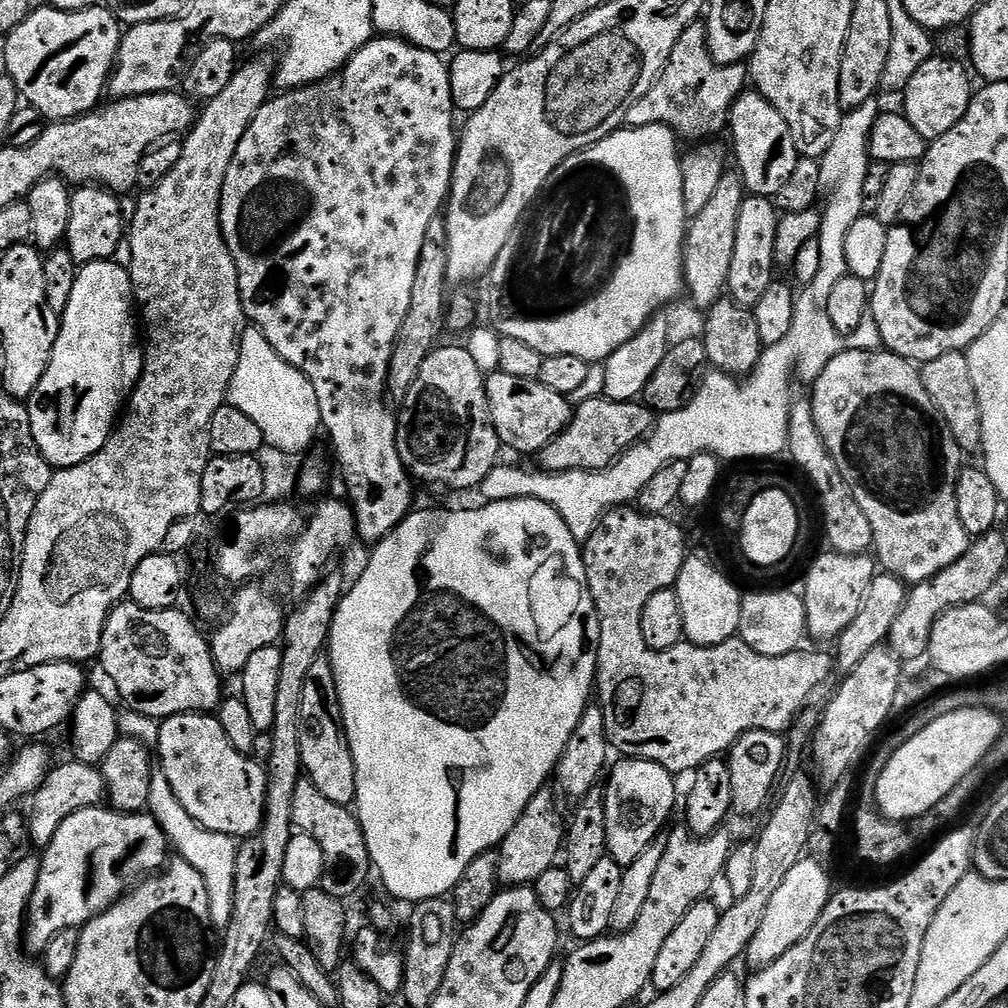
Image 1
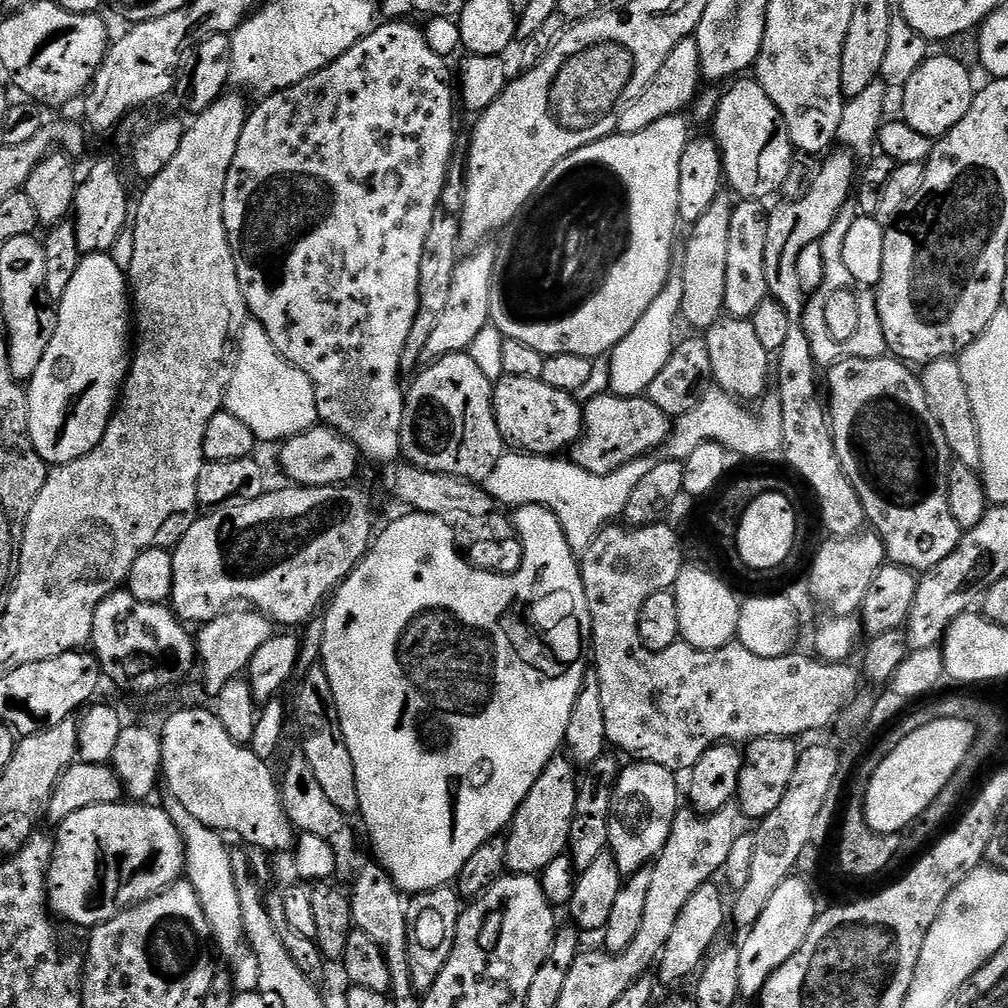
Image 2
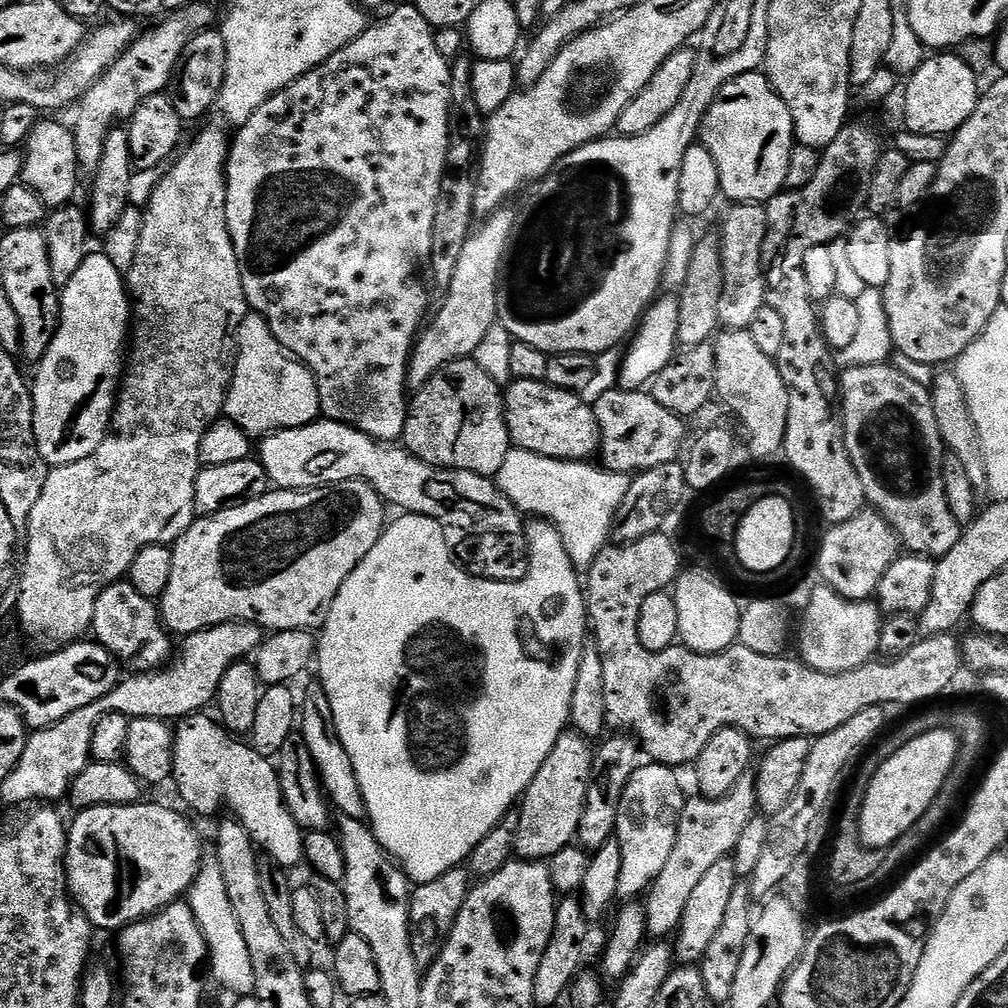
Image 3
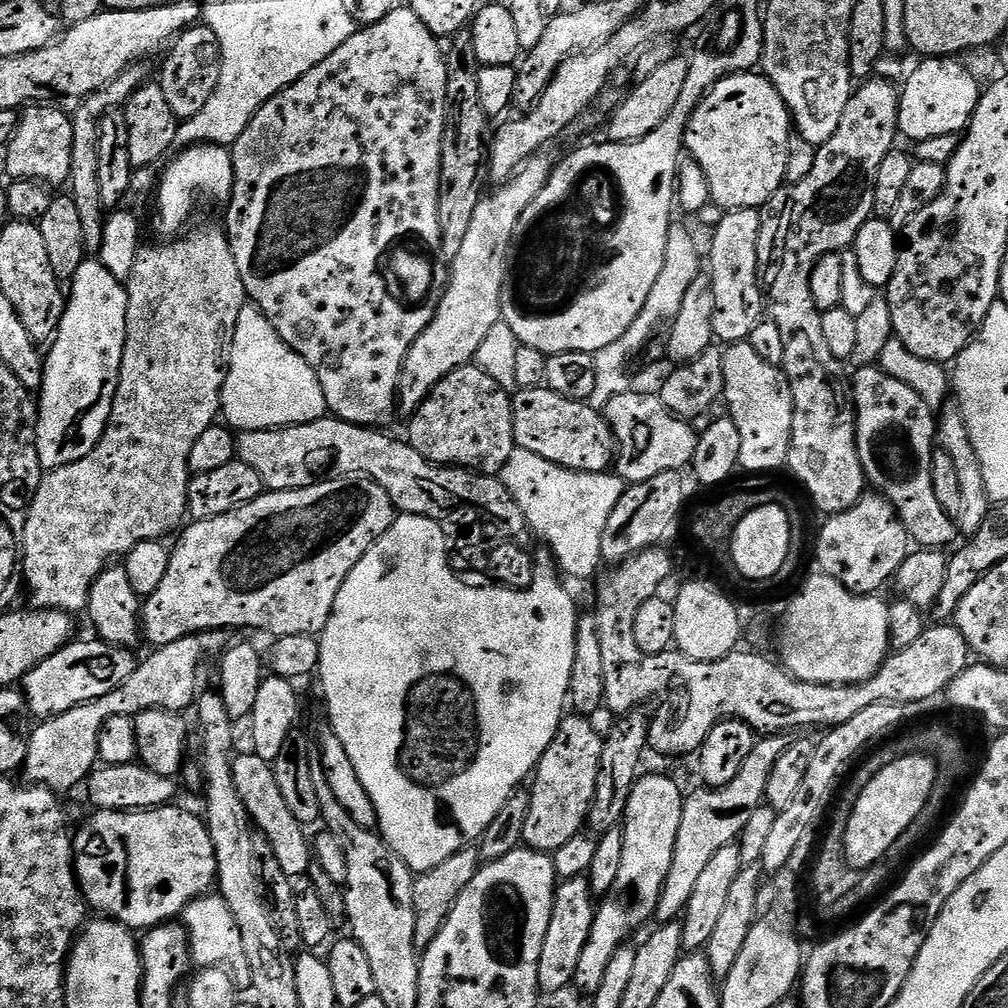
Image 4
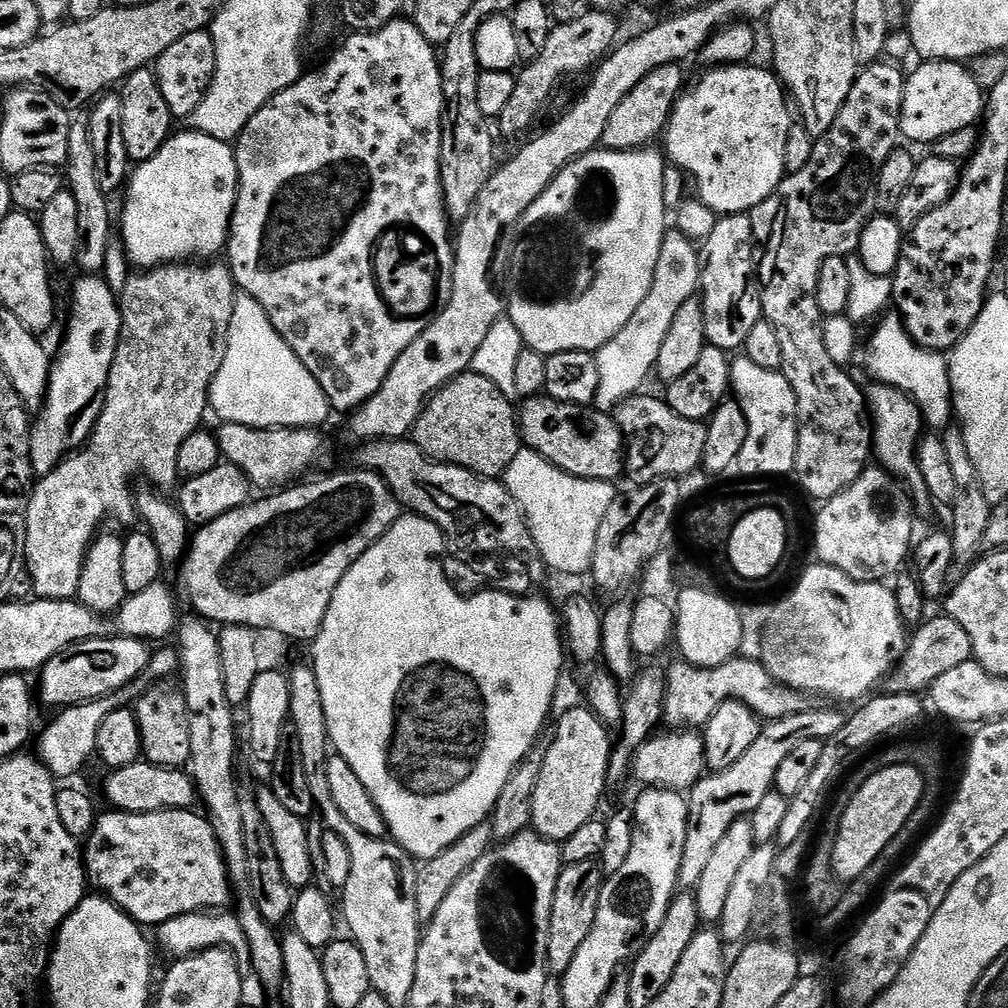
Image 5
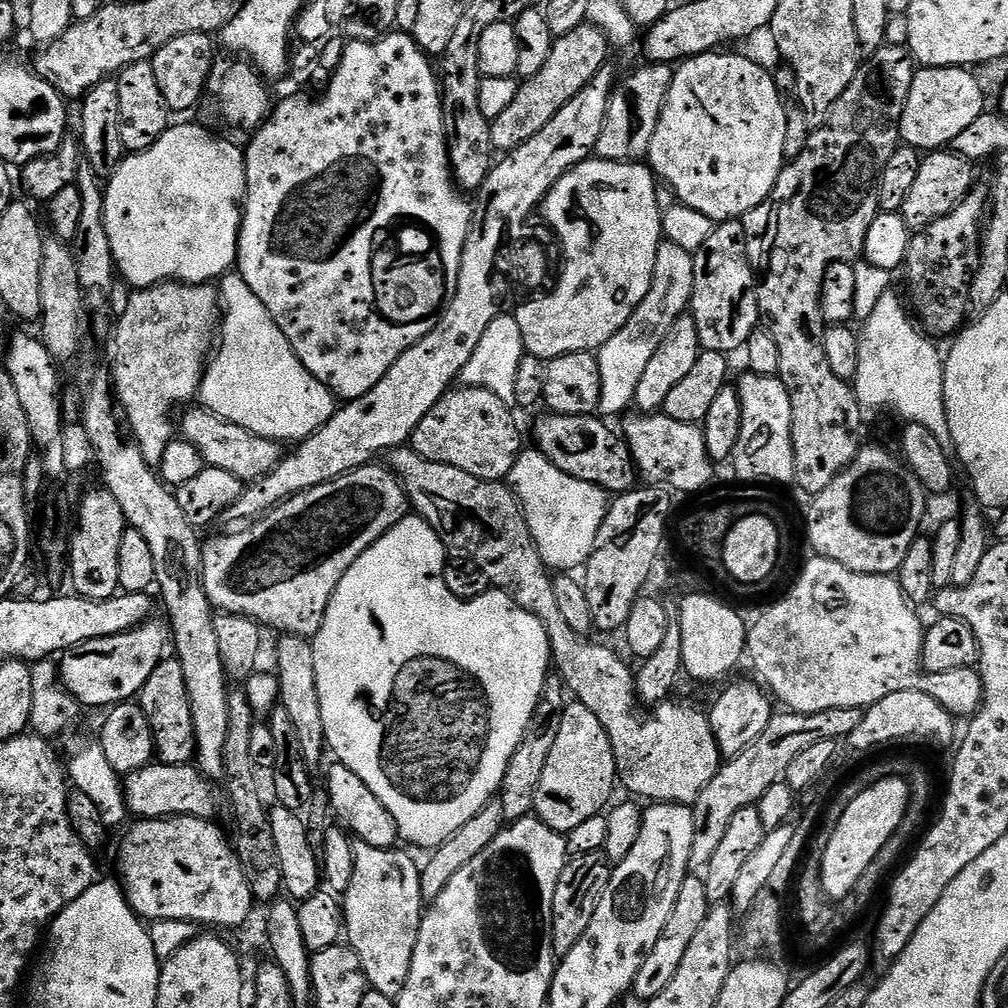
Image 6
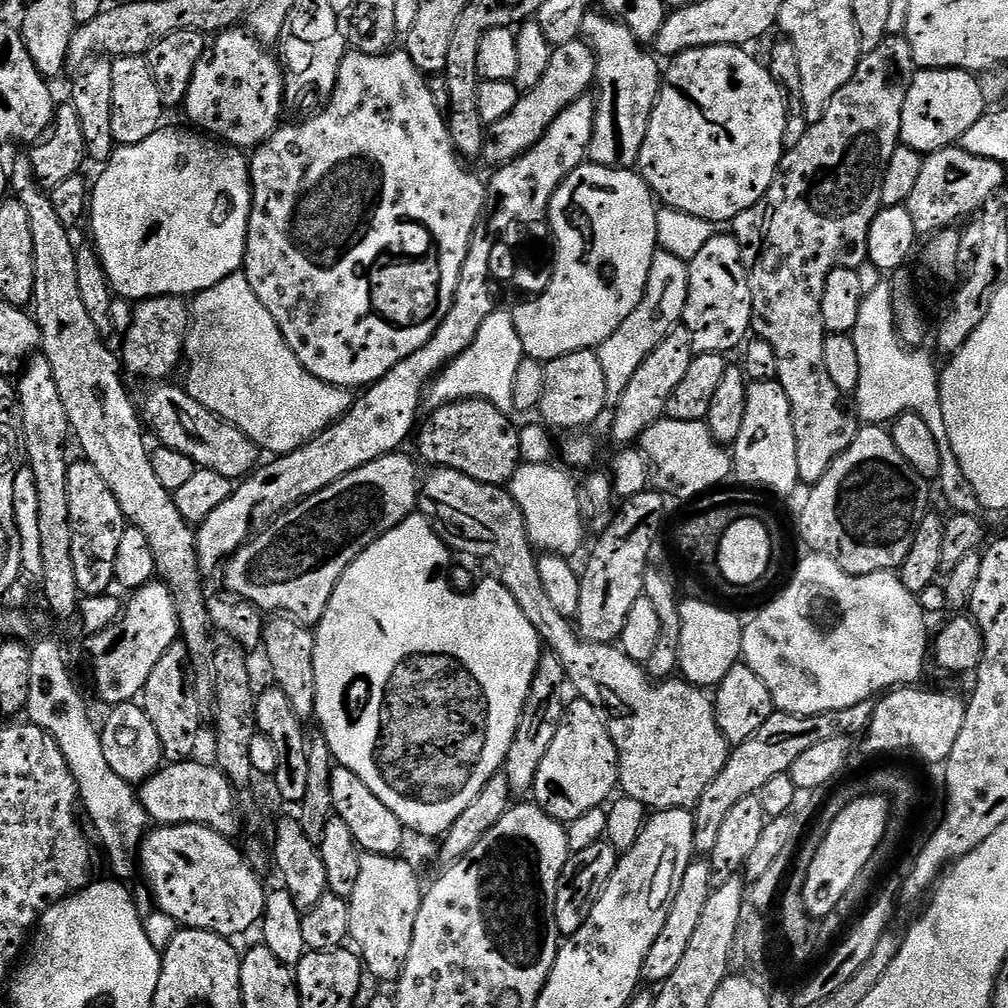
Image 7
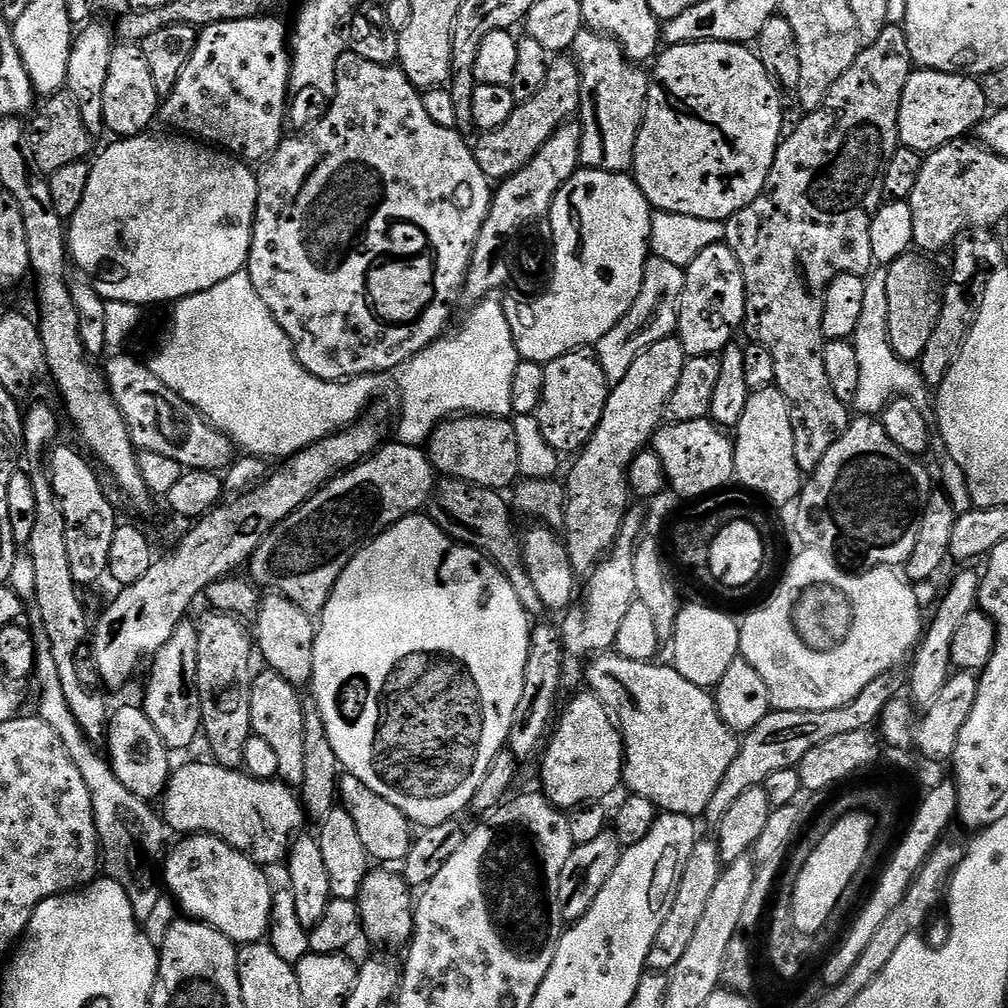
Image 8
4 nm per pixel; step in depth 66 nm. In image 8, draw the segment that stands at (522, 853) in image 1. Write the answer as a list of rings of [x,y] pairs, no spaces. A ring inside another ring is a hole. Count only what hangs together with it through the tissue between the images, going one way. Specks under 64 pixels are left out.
[[[580,690],[573,696],[568,709],[559,715],[540,764],[542,795],[561,810],[604,802],[616,787],[621,787],[624,774],[624,738],[612,713],[591,690]]]

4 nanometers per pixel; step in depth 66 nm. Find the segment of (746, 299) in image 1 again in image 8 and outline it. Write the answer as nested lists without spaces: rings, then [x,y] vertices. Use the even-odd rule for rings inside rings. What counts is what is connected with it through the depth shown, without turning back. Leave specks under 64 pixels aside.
[[[726,242],[717,243],[707,246],[706,250],[702,250],[700,254],[686,267],[684,274],[684,289],[682,290],[682,298],[680,299],[680,317],[676,323],[676,332],[680,337],[682,346],[689,356],[715,356],[724,351],[729,344],[737,339],[736,331],[739,333],[744,327],[744,315],[746,314],[746,286],[744,285],[744,275],[742,274],[742,266],[738,262],[738,258],[734,254],[734,250]]]

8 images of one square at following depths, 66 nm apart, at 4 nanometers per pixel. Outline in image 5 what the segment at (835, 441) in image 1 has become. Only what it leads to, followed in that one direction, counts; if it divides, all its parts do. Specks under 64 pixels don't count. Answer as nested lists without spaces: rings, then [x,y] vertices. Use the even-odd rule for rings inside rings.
[[[877,382],[870,384],[866,388],[866,403],[872,422],[872,450],[875,463],[906,485],[912,503],[917,509],[933,507],[934,502],[928,497],[926,482],[922,482],[922,470],[918,468],[916,457],[916,447],[926,432],[919,406],[910,396],[894,386]]]

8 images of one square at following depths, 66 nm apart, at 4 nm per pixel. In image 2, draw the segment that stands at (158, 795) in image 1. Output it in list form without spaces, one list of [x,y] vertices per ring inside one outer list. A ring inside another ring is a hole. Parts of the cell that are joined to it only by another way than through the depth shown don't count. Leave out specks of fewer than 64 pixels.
[[[171,798],[165,799],[162,807],[170,814],[174,826],[180,829],[184,837],[184,866],[186,879],[194,886],[198,894],[198,902],[202,902],[202,914],[206,914],[206,922],[210,922],[212,939],[219,955],[232,960],[231,971],[234,973],[234,984],[241,993],[258,993],[258,958],[246,947],[244,927],[242,926],[242,906],[238,903],[238,886],[234,882],[232,869],[233,849],[223,835],[215,828],[207,828],[182,802]]]

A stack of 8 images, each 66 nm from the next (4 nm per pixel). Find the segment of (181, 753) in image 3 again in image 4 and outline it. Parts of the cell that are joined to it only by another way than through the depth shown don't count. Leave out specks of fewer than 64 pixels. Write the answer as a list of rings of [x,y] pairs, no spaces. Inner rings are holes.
[[[251,754],[237,755],[232,761],[232,774],[234,786],[252,817],[253,825],[258,829],[259,835],[265,836],[270,846],[274,846],[274,855],[278,858],[282,870],[286,870],[289,878],[303,877],[314,859],[310,836],[304,833],[305,825],[302,821],[290,814],[286,801],[278,791],[278,782],[274,782],[271,763]]]

